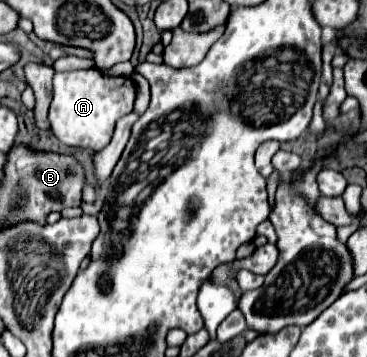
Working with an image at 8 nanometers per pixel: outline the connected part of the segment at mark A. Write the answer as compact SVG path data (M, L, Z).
M99 68L57 72L53 78L53 102L49 108L51 130L67 146L99 152L109 144L117 118L123 118L133 110L135 96L137 88L129 76L105 76Z

